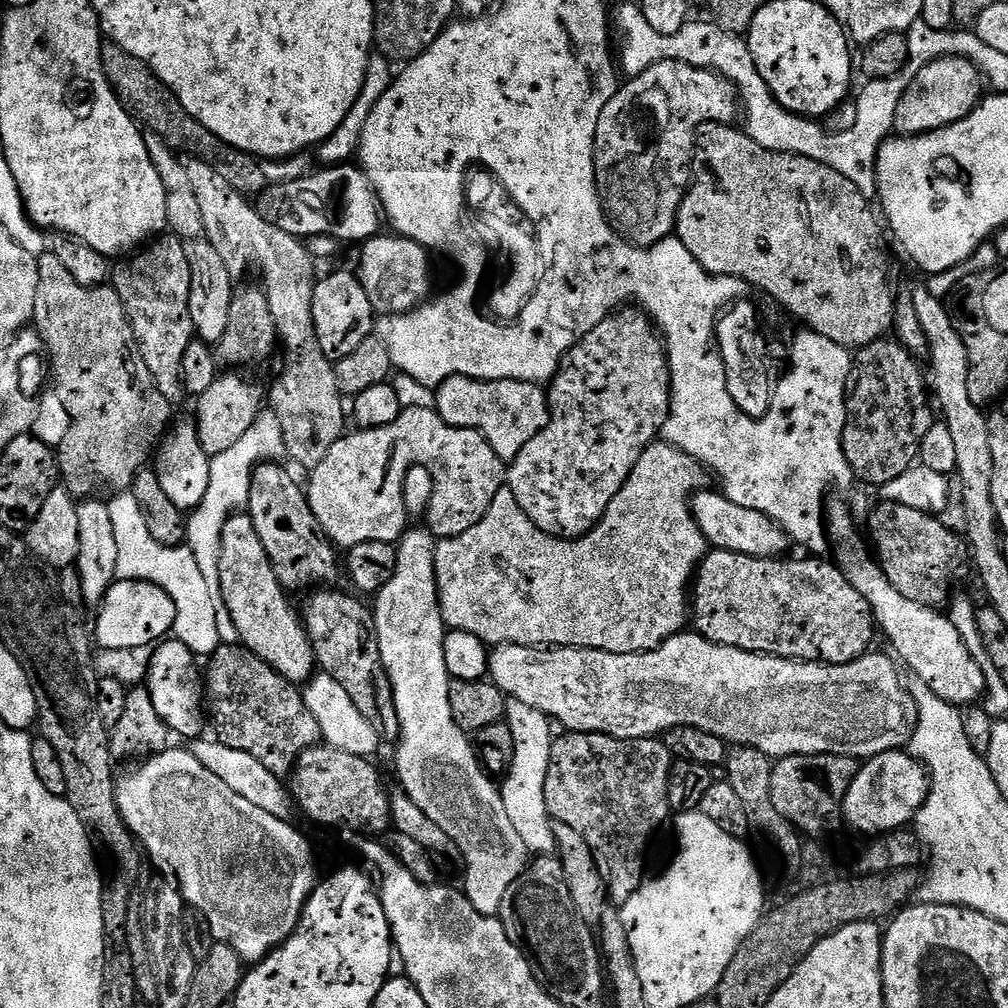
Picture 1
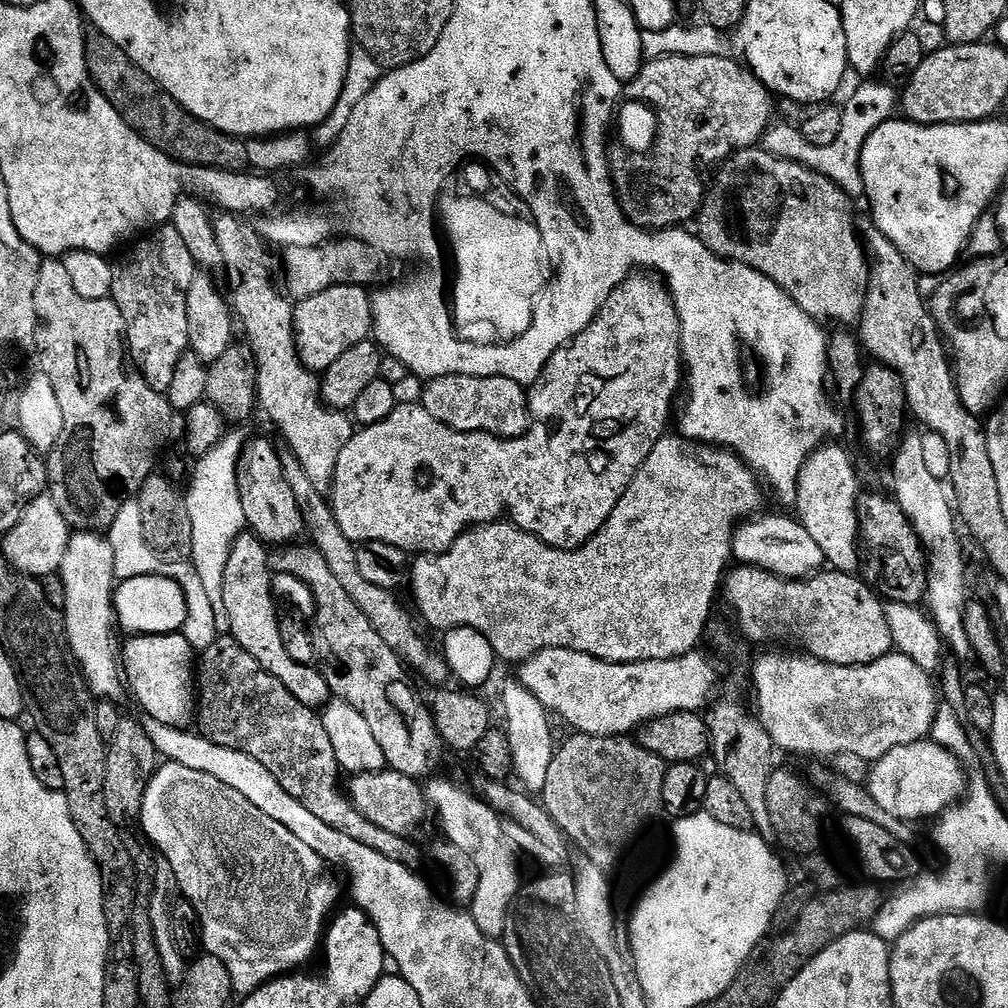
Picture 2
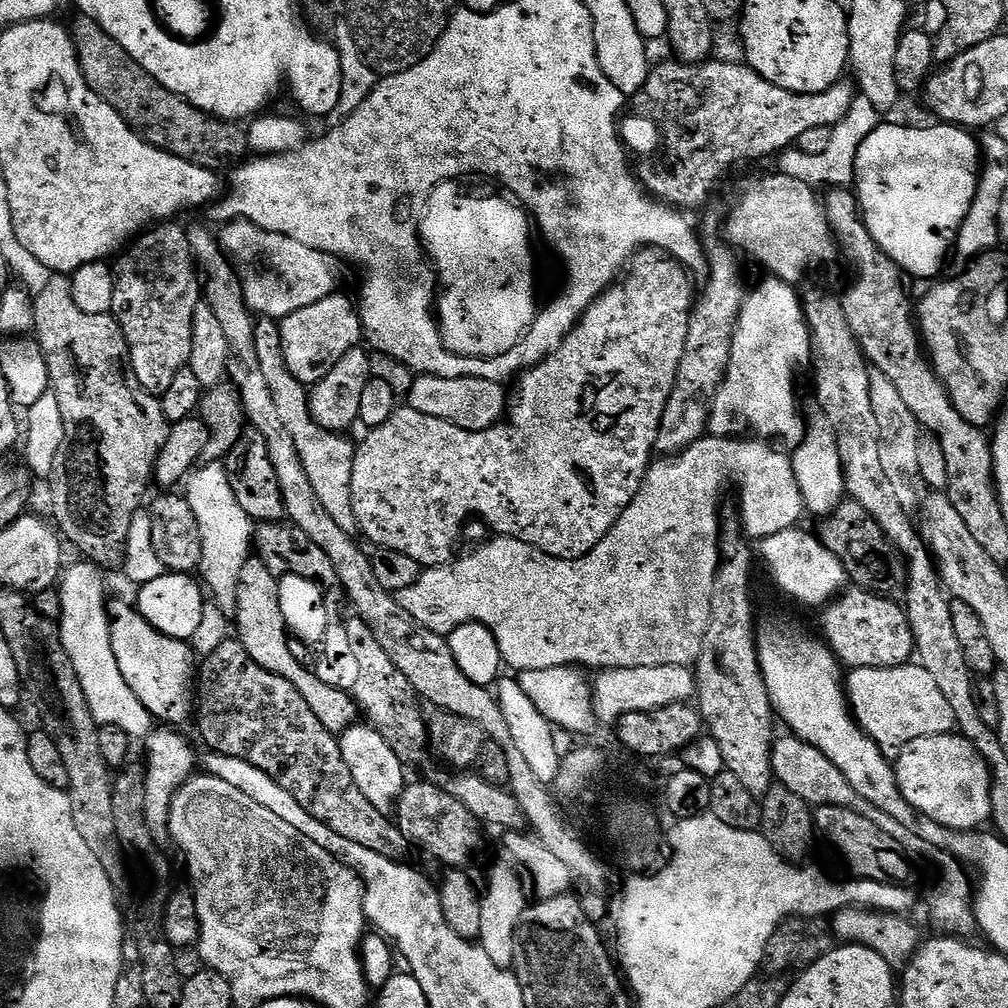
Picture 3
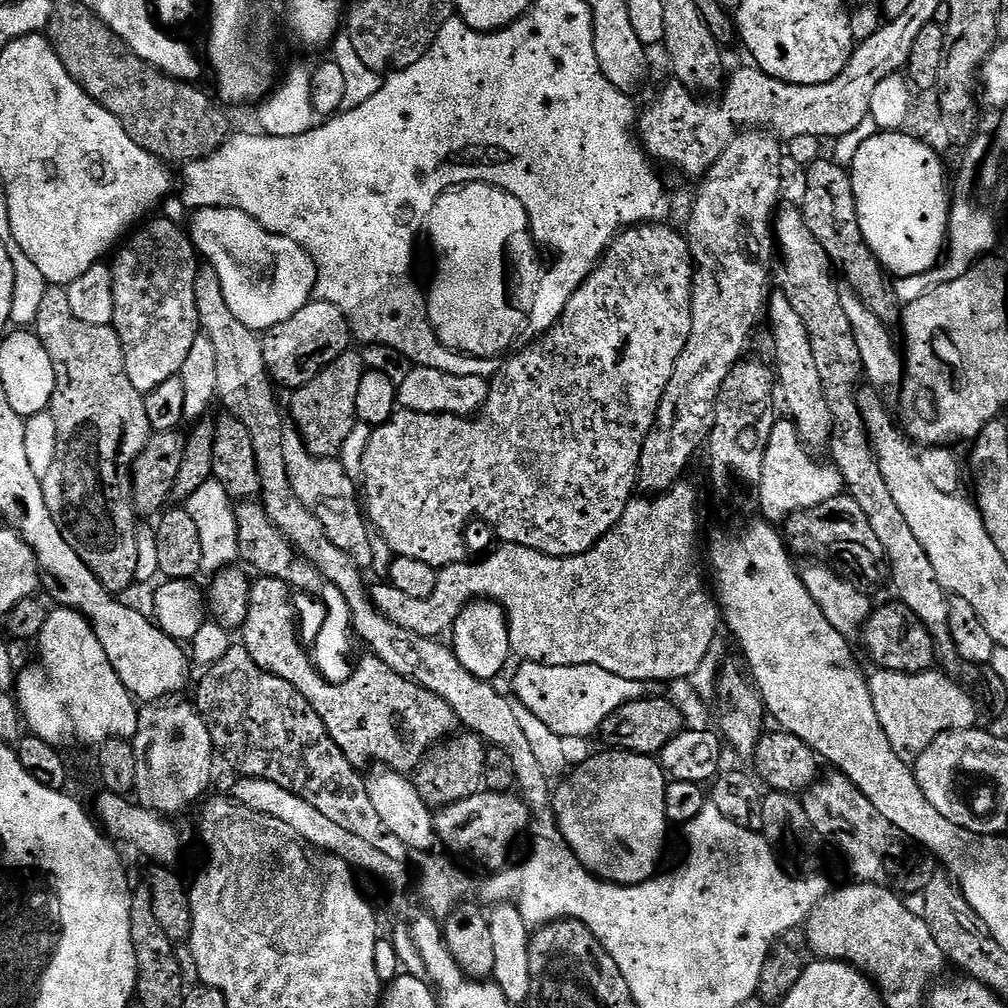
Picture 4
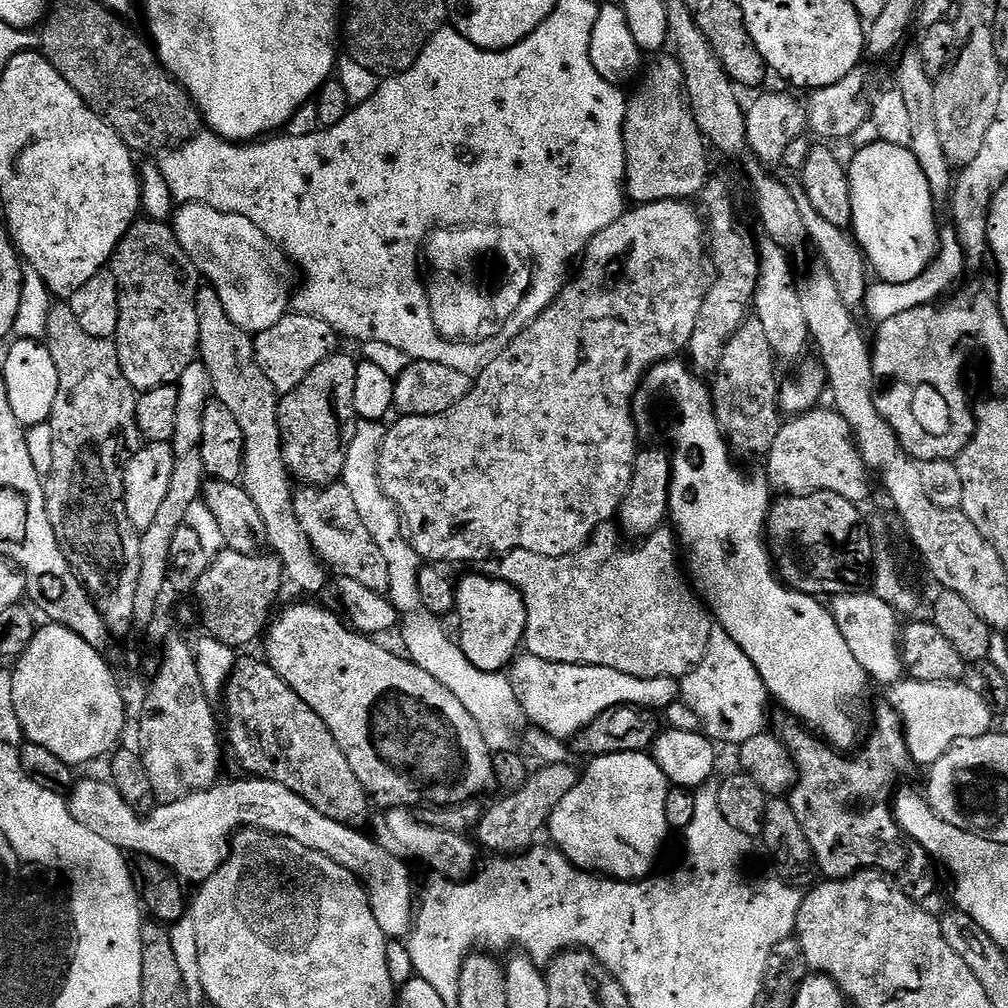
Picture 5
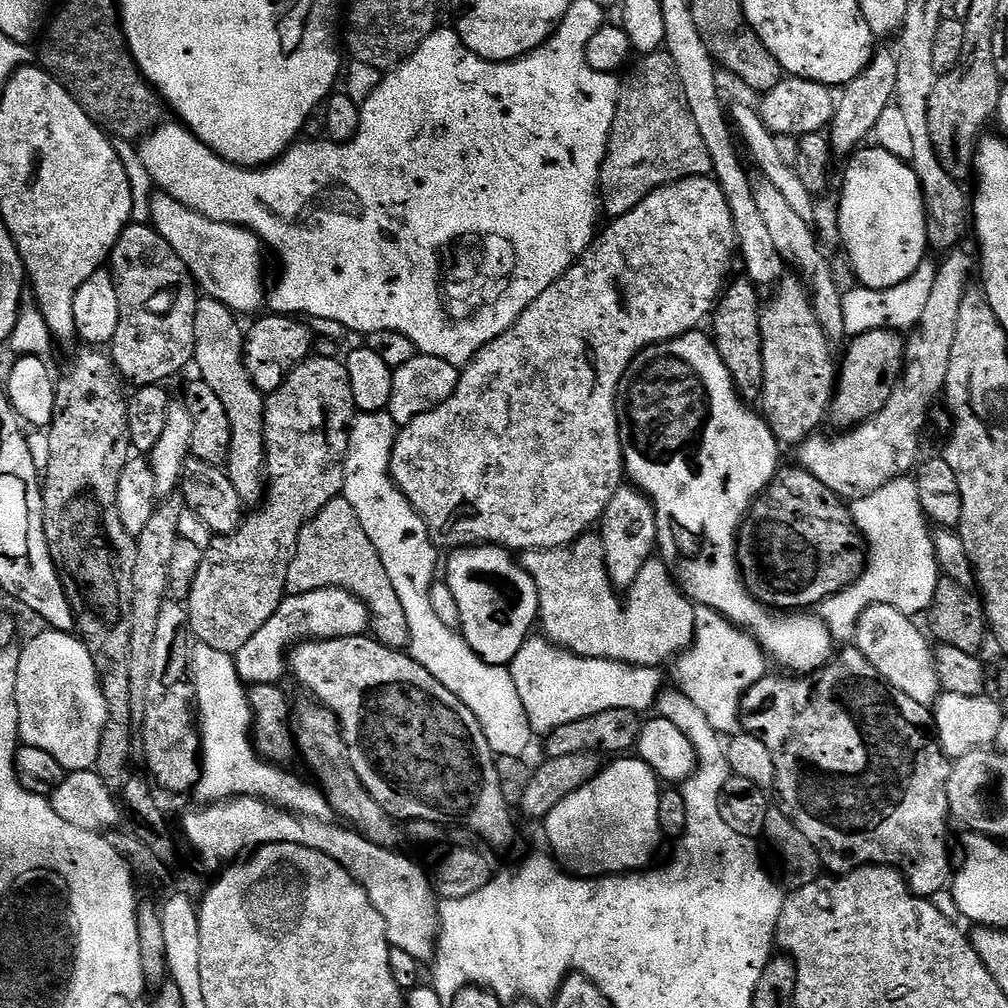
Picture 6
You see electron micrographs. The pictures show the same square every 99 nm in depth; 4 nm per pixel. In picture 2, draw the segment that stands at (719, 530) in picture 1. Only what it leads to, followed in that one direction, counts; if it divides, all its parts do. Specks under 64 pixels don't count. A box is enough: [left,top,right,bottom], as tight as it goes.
[732,515,825,580]

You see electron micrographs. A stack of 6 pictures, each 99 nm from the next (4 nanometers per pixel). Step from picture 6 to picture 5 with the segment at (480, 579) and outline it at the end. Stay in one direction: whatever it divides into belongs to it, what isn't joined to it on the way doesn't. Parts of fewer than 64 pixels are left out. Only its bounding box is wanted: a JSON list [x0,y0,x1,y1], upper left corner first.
[455,575,526,672]

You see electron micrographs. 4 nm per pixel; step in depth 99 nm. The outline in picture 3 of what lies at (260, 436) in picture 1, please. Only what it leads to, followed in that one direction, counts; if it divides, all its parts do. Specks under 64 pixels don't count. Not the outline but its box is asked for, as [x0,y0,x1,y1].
[185,461,254,614]

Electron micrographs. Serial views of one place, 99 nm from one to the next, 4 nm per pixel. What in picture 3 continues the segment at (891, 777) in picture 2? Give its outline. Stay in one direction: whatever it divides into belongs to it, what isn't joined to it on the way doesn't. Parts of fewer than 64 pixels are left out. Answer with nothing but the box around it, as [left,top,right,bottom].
[894,734,992,832]

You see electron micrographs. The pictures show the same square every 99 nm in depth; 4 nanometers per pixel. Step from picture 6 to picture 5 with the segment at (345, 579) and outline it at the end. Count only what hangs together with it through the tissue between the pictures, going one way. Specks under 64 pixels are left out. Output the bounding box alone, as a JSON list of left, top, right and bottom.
[294,482,390,593]

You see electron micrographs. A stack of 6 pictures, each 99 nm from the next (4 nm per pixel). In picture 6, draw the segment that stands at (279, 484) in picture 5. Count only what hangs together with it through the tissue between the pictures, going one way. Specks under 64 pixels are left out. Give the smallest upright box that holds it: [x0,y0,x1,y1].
[194,296,266,506]

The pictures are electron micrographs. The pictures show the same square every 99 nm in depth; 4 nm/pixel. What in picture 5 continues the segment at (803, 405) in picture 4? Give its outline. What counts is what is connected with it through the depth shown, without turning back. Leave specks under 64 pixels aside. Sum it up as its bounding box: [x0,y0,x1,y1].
[754,238,810,361]

